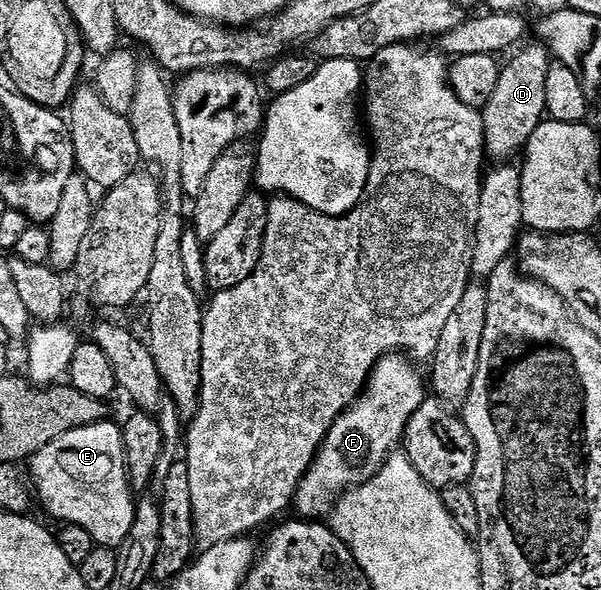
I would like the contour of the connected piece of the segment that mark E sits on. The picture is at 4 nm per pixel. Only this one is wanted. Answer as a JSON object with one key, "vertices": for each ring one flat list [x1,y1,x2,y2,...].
{"vertices":[[115,420,99,421,90,427,78,427,78,431,66,431,62,439,54,439,36,456,31,458,30,480,35,496,56,523,86,527,97,545,118,547,130,535,136,518,136,502,132,484,128,482,128,468,124,458,124,434]]}

